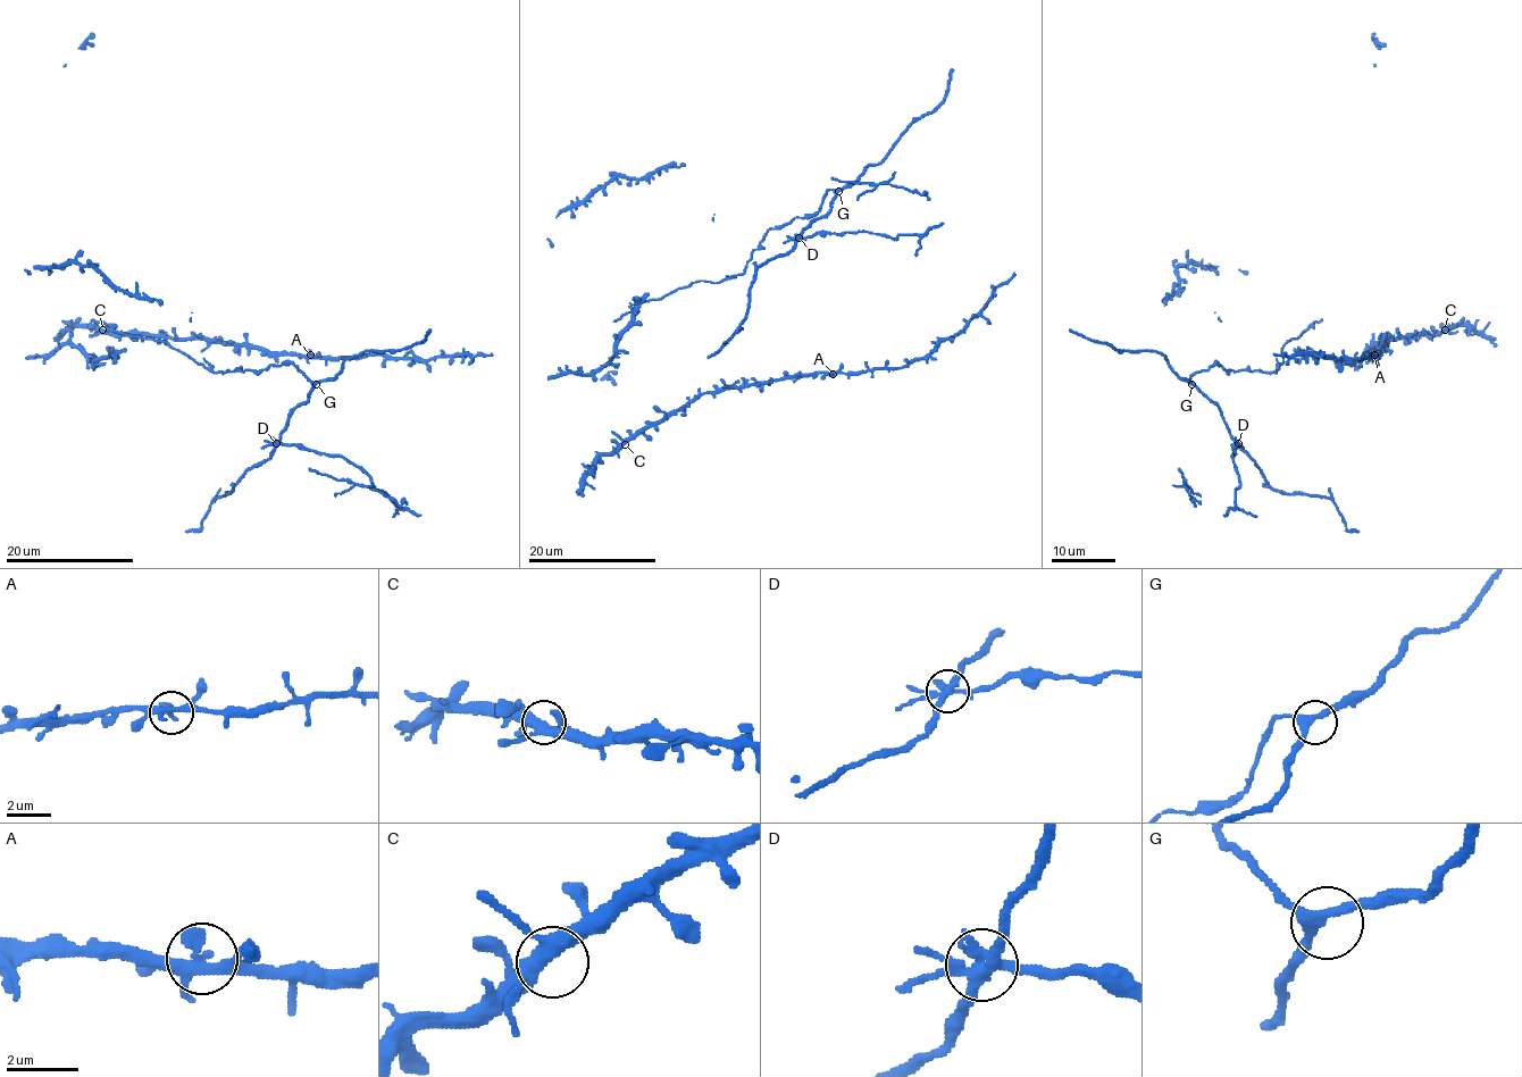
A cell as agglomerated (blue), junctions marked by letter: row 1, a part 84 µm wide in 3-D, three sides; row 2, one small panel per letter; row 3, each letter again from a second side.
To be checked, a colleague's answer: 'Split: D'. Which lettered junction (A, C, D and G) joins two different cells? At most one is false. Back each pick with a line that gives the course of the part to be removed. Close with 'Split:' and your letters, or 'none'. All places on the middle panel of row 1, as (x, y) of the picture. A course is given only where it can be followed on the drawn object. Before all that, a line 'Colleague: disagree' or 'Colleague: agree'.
Colleague: agree
Split: D

